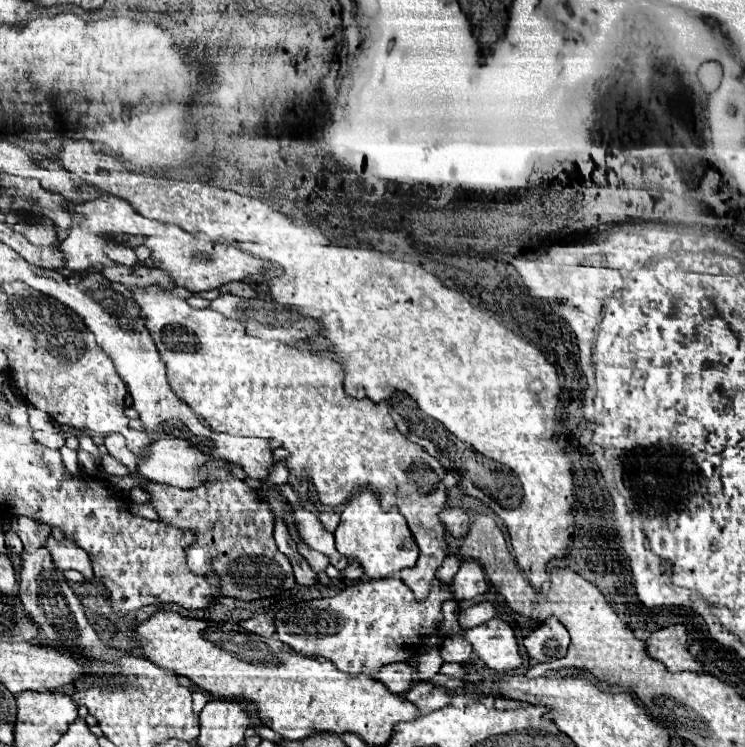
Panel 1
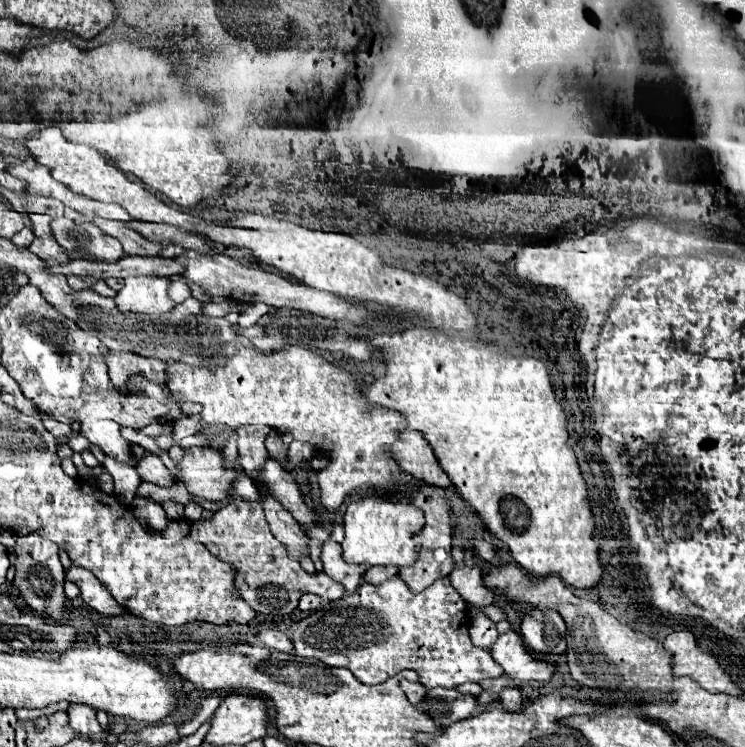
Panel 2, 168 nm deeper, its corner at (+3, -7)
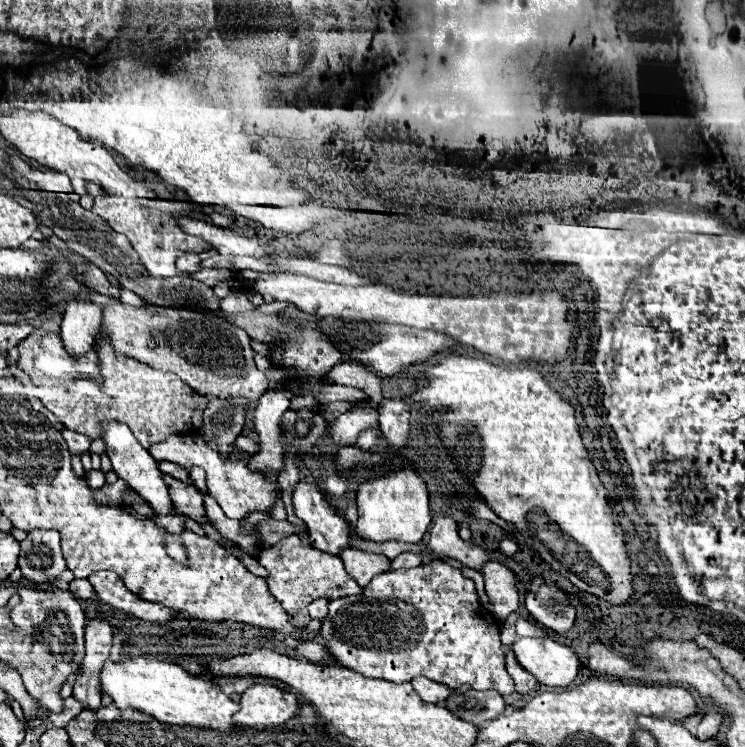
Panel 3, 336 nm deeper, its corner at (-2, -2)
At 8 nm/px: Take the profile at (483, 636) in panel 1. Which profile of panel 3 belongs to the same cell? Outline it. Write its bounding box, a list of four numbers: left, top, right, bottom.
[513,638,581,688]

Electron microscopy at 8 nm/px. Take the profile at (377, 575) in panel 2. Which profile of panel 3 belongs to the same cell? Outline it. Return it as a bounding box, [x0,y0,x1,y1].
[391,552,423,570]

